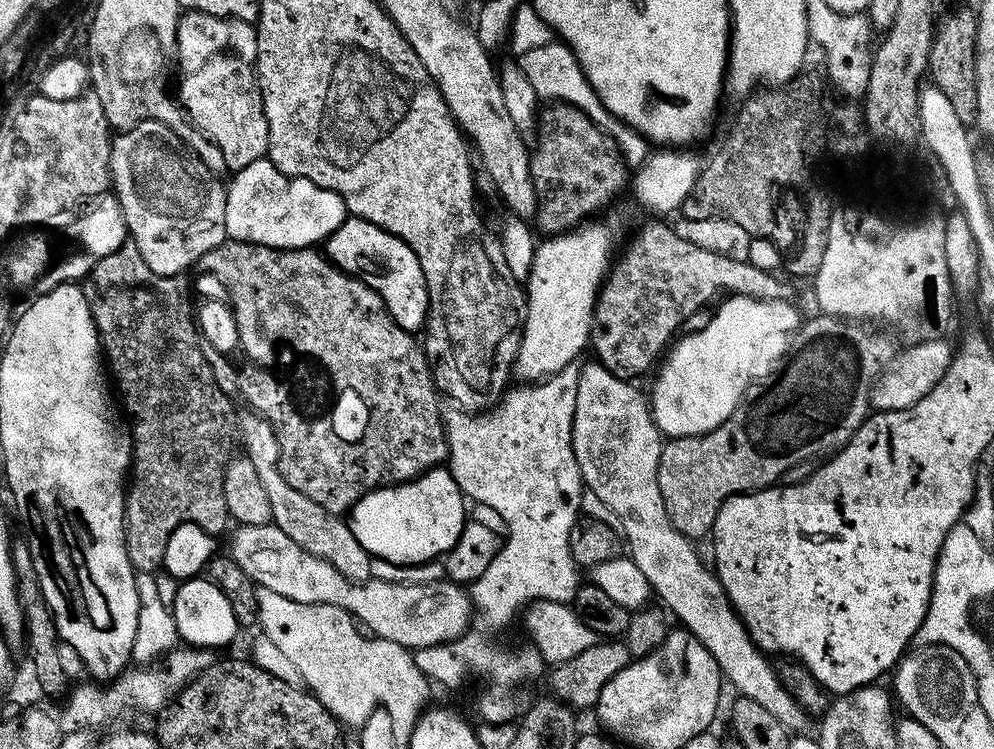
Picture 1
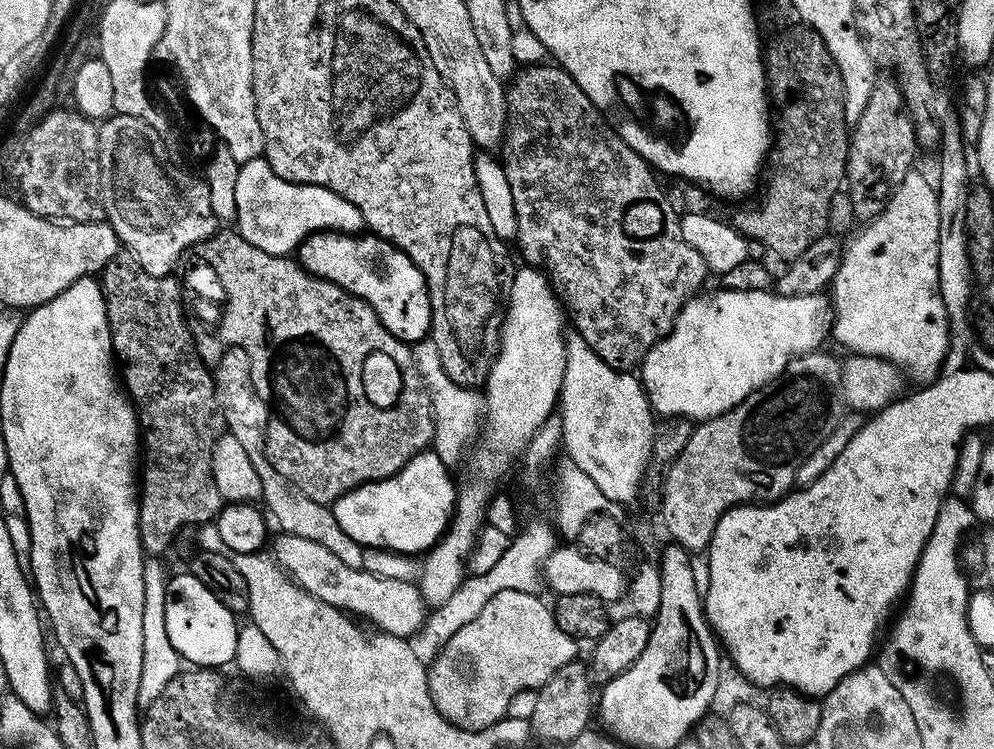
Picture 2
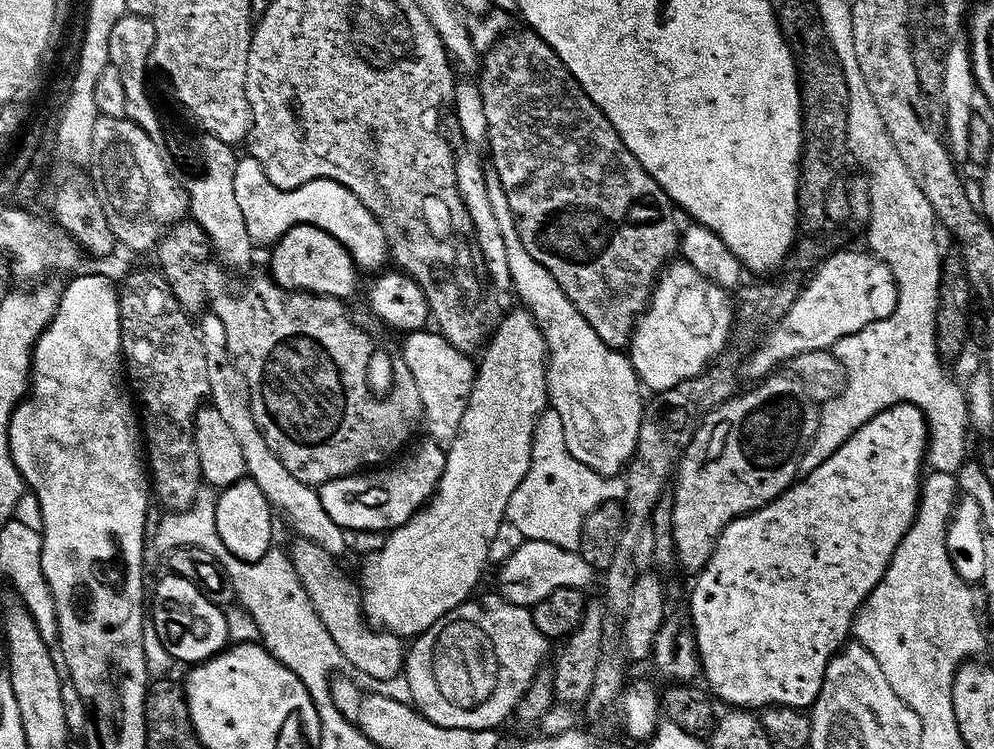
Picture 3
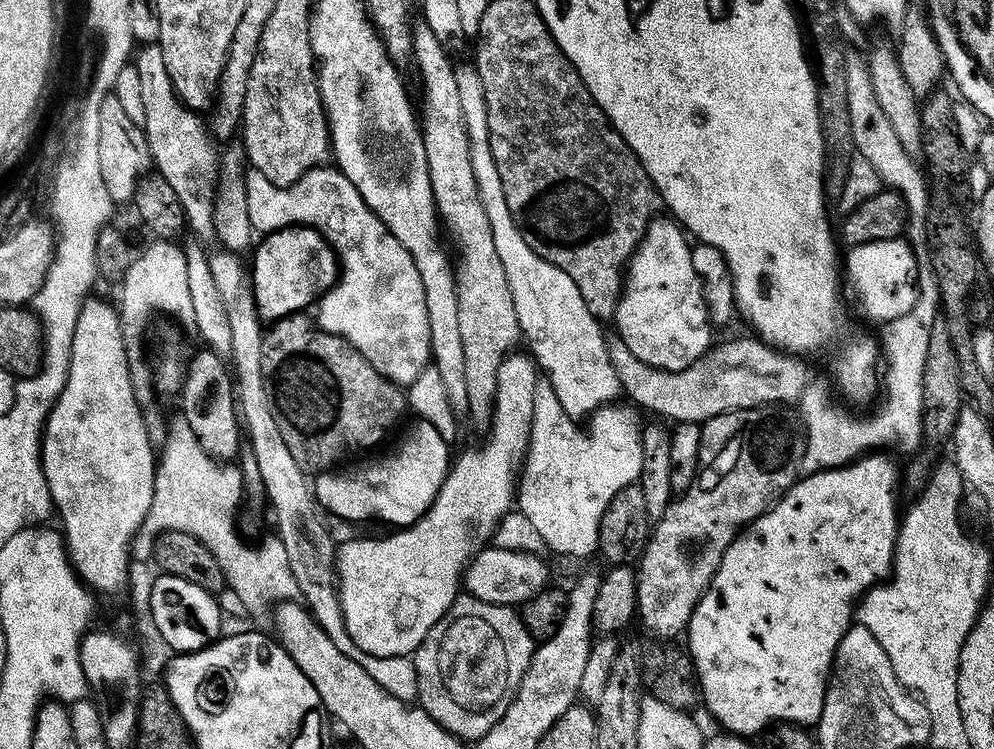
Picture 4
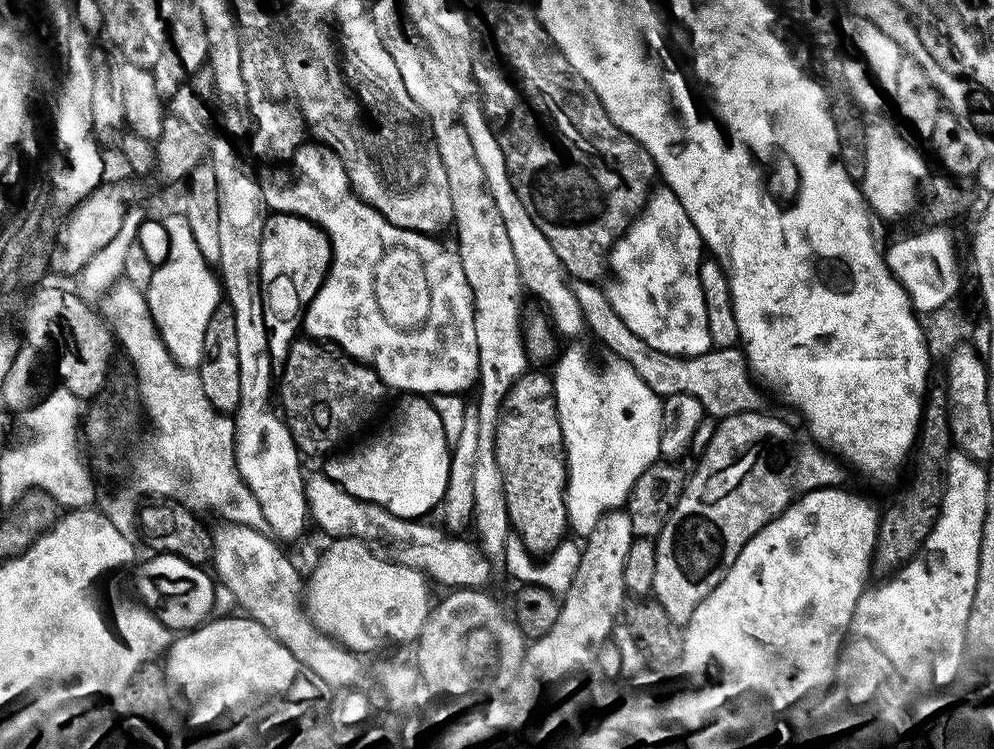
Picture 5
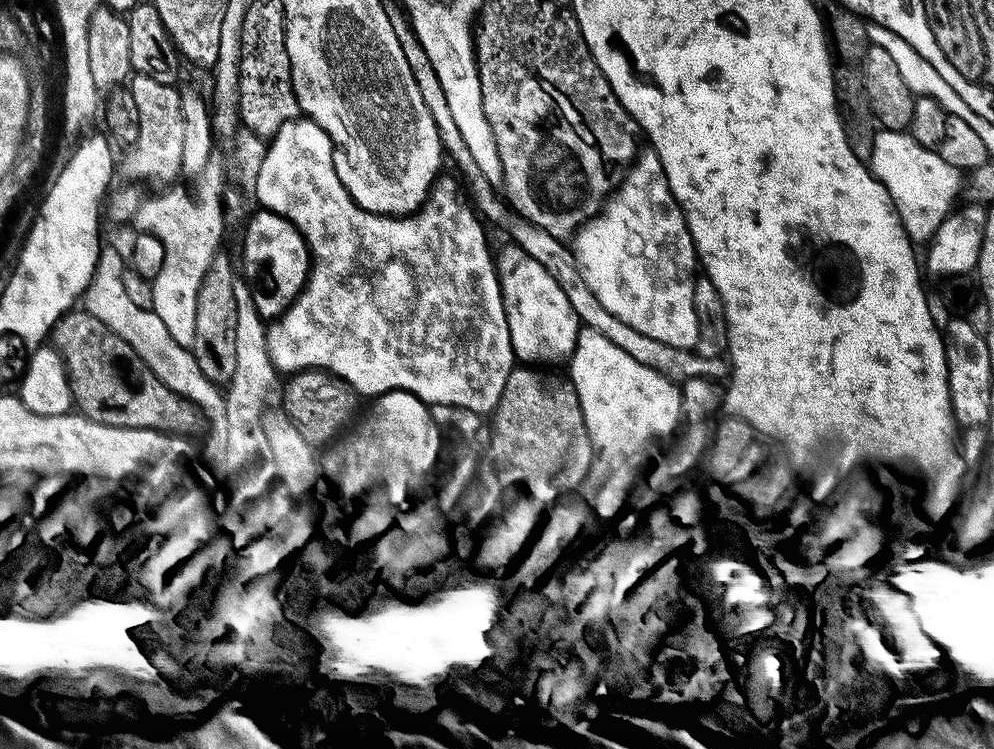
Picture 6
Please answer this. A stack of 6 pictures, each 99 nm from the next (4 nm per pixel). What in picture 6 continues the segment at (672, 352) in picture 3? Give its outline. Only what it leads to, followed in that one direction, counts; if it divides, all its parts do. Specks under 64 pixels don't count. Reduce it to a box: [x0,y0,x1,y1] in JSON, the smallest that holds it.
[574,178,699,350]

